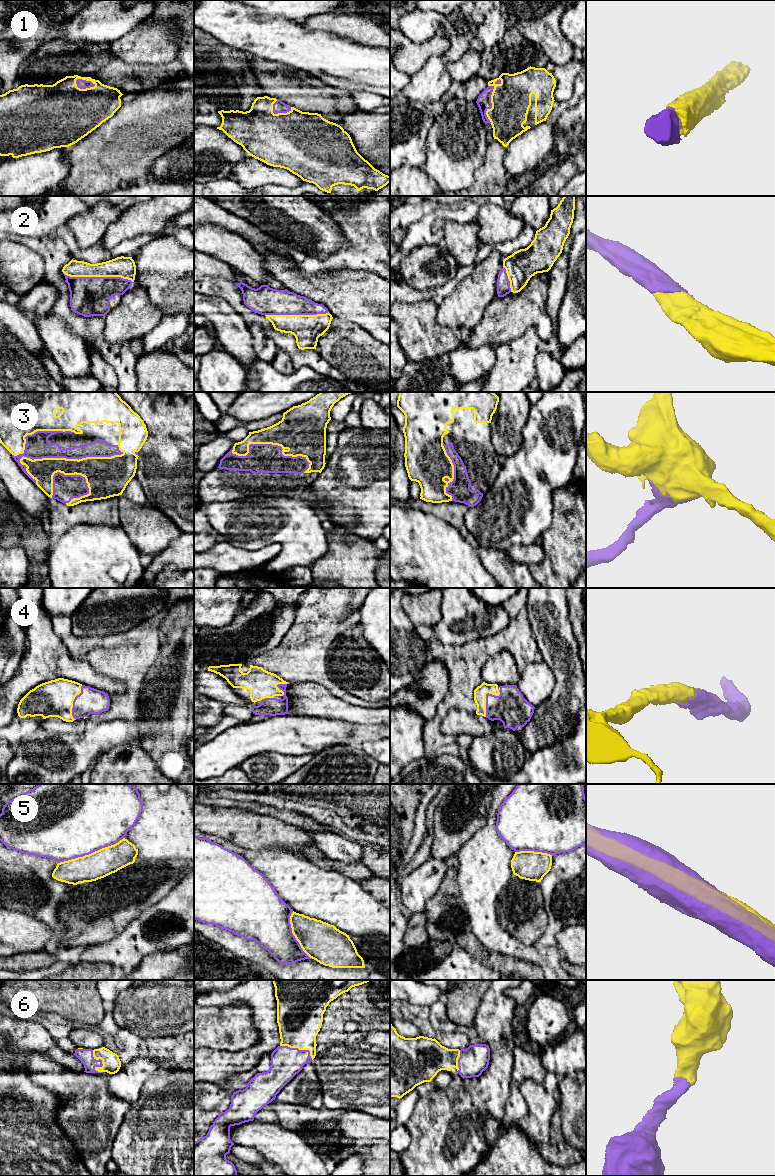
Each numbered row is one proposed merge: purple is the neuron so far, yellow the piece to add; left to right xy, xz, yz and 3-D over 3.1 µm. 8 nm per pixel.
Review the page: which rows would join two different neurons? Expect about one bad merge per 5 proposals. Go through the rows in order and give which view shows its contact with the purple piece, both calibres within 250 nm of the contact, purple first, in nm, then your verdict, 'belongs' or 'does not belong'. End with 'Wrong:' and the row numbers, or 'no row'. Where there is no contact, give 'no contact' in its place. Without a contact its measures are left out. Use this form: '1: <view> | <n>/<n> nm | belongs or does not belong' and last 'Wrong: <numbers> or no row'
1: yz | 110/320 nm | belongs
2: xy | 320/170 nm | belongs
3: xy | 190/200 nm | belongs
4: yz | 280/100 nm | belongs
5: xy | 500/220 nm | does not belong
6: xz | 240/360 nm | belongs
Wrong: 5

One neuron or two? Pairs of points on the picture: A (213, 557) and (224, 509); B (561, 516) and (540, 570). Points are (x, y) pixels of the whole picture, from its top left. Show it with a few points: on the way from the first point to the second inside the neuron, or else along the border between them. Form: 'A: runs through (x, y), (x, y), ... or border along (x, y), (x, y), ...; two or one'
A: border along (225, 539), (237, 547), (247, 549); two
B: runs through (561, 529), (561, 549), (553, 557); one

